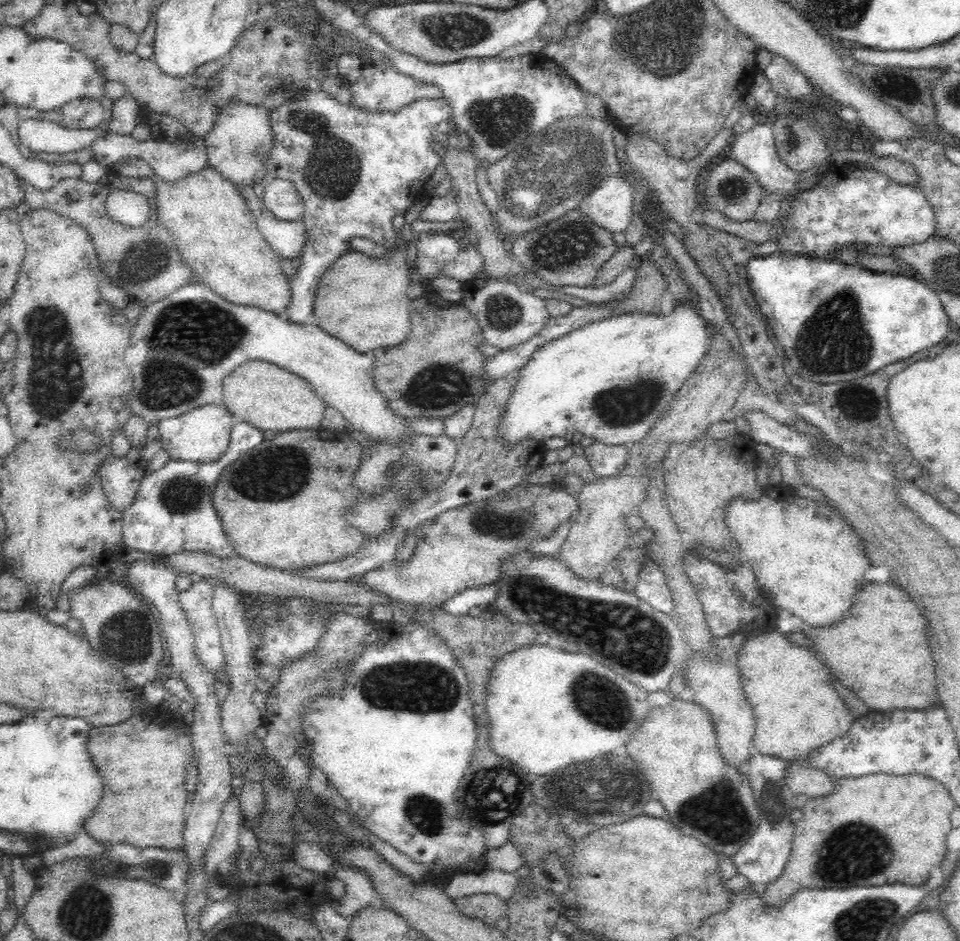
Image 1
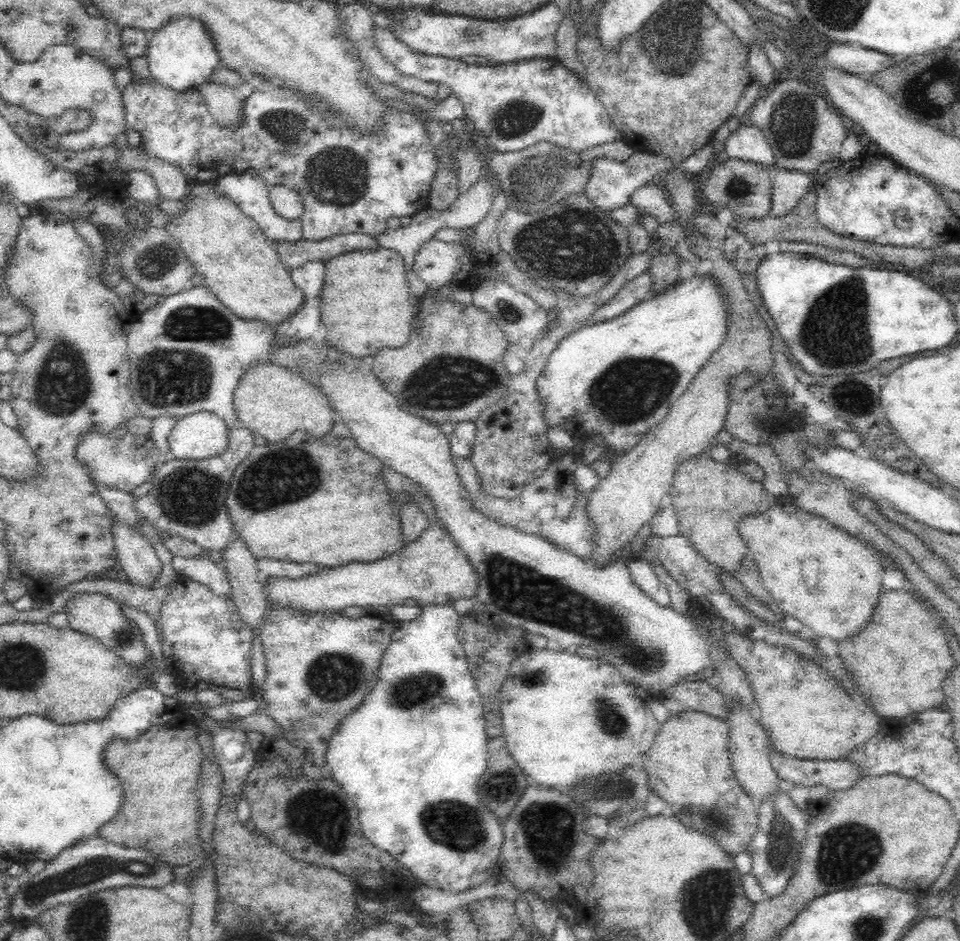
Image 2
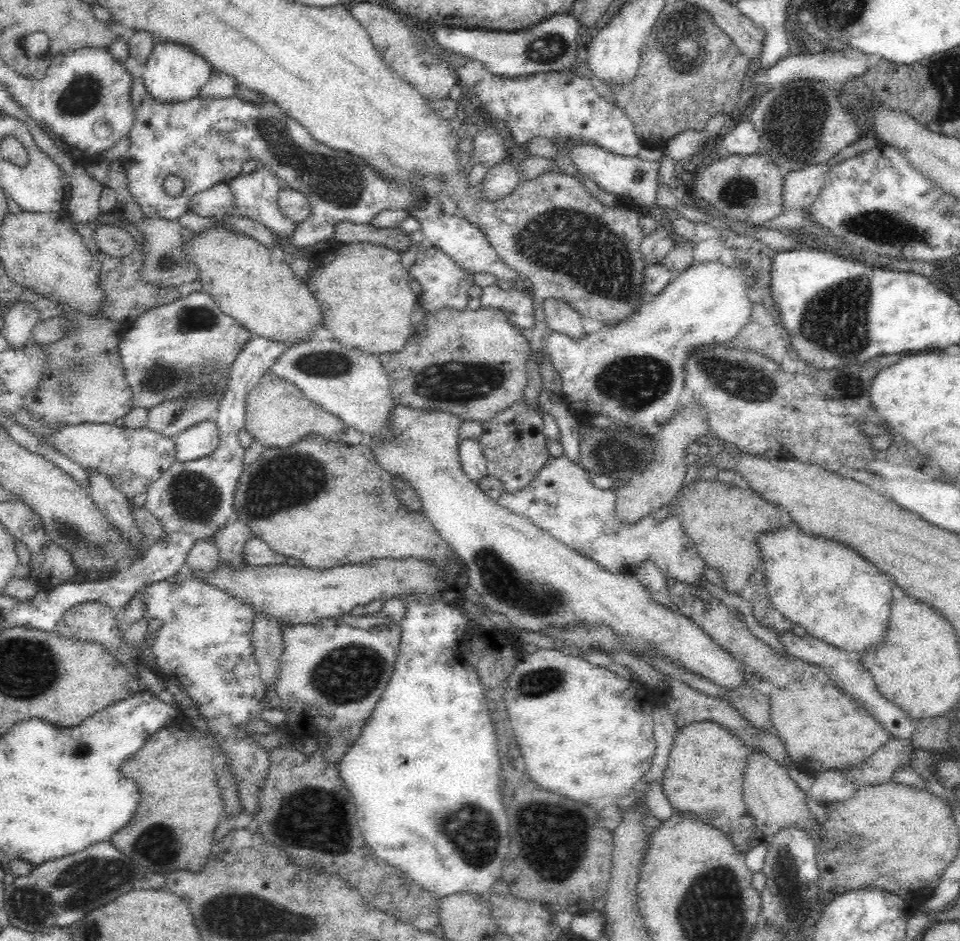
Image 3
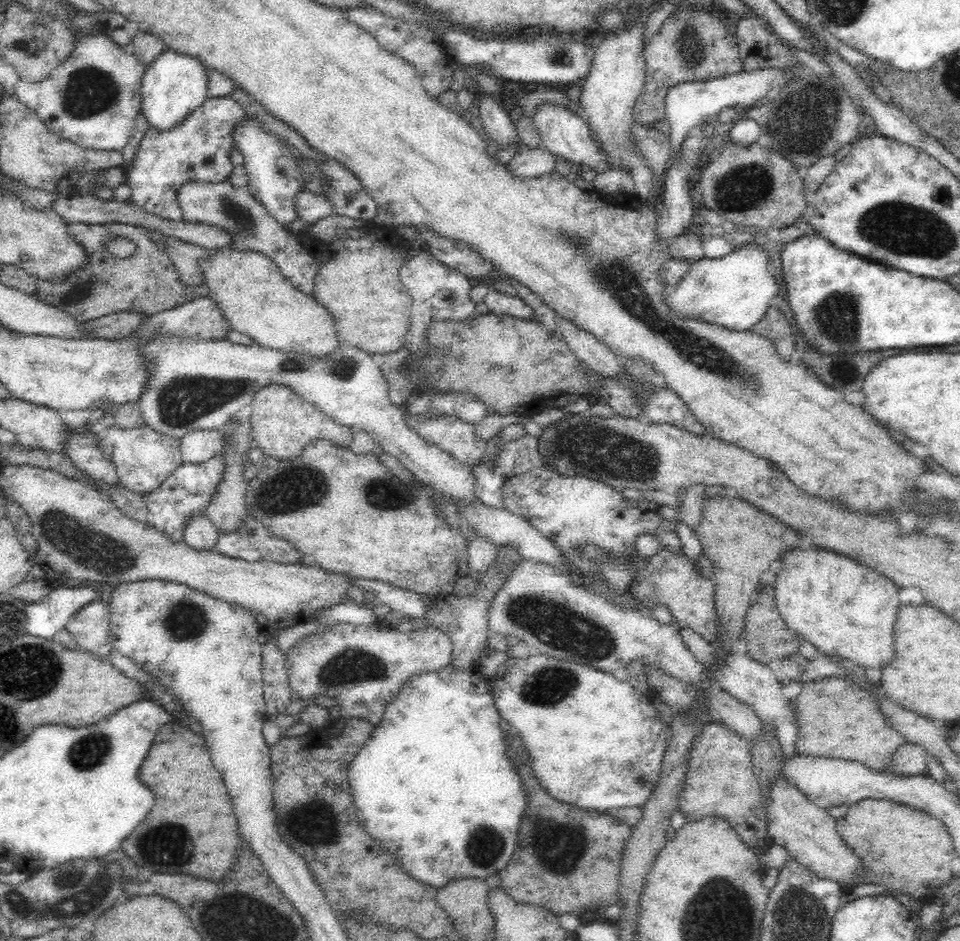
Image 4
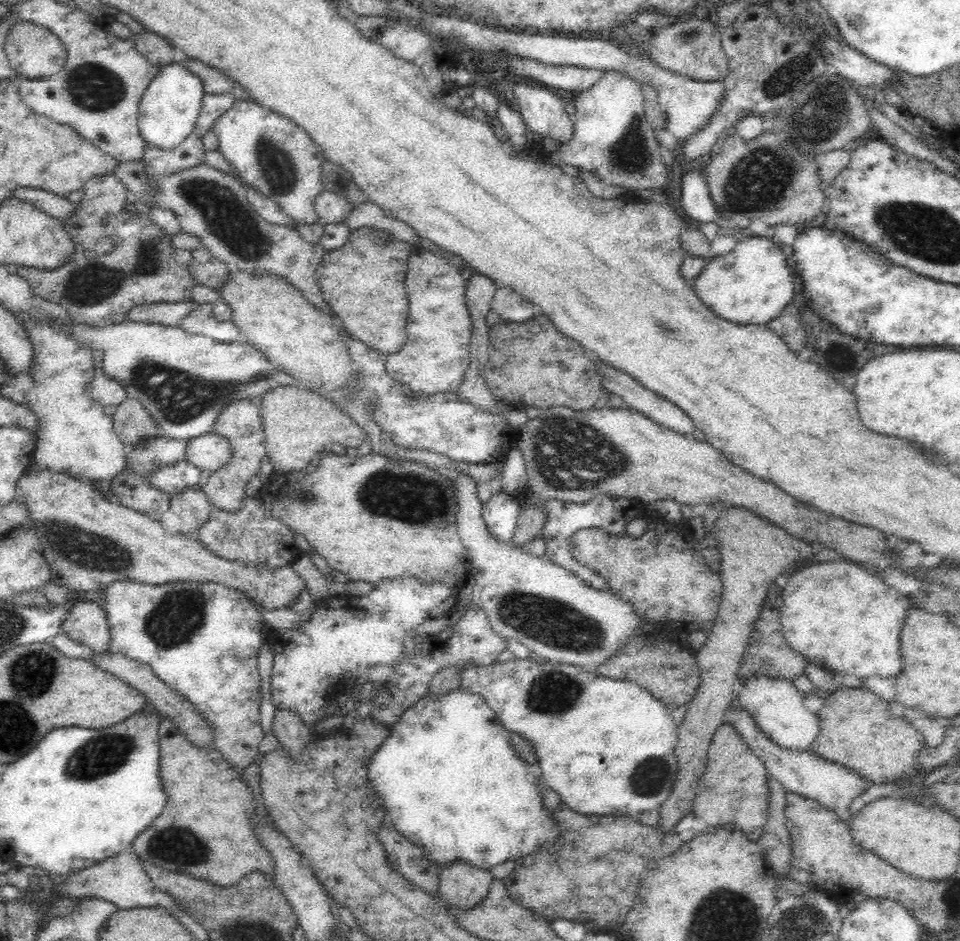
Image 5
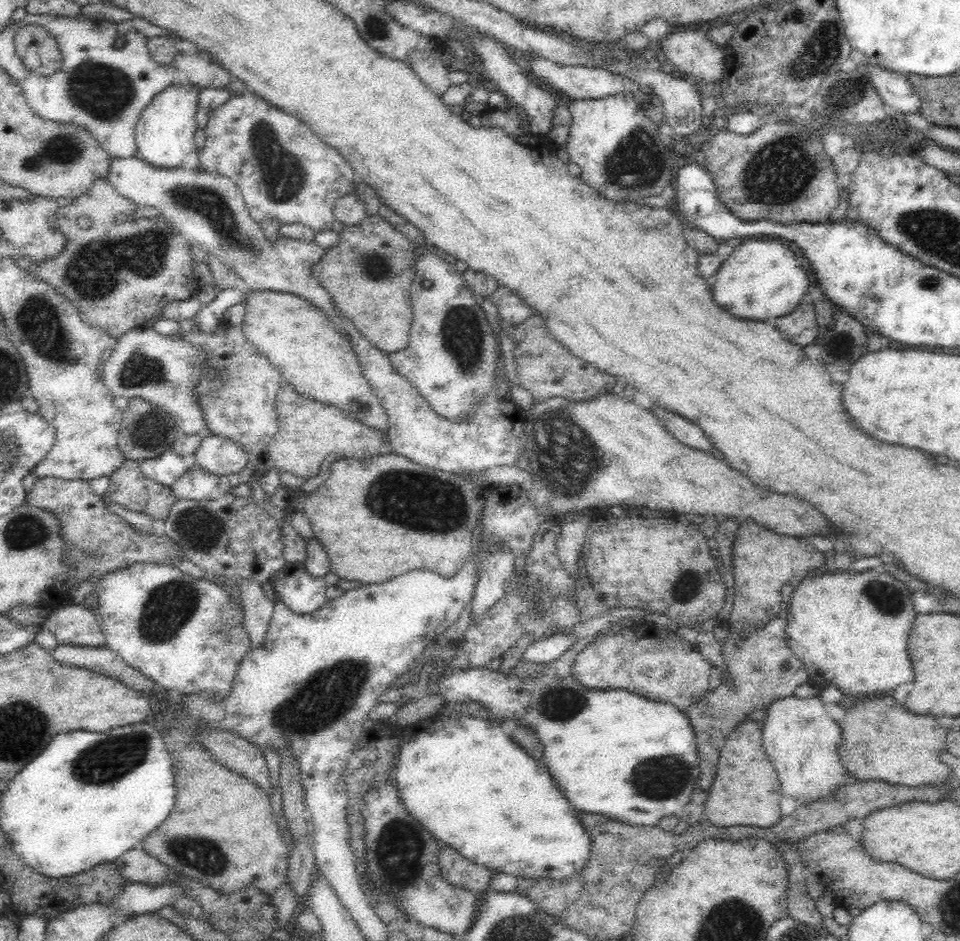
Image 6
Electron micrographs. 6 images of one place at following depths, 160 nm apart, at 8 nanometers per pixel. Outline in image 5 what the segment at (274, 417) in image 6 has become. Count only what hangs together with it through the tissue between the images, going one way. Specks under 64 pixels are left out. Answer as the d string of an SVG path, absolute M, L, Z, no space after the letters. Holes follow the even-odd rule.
M263 398L236 400L228 404L215 419L213 432L228 439L232 447L233 458L229 463L220 467L201 488L210 499L212 506L226 512L234 512L240 508L242 498L245 498L246 484L260 470L261 464L268 459L265 451L265 432L262 424Z

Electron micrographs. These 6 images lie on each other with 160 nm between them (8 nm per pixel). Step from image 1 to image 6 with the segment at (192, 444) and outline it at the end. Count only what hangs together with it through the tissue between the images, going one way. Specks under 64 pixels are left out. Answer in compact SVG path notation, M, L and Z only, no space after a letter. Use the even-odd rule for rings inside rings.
M209 434L195 452L195 464L218 476L237 475L248 464L248 451L228 437Z

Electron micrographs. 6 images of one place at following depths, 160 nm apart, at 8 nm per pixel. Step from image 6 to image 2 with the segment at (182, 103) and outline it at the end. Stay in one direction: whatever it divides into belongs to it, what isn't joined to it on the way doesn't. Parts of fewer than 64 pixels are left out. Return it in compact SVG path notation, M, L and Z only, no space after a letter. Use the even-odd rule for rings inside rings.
M190 18L170 20L158 29L147 44L145 55L150 80L176 92L198 90L198 86L208 81L215 69L222 65L206 25Z

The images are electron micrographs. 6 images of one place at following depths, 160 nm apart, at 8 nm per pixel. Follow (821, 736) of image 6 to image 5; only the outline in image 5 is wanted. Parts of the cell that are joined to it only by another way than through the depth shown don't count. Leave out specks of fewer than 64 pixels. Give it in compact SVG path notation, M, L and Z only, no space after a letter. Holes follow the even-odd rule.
M766 676L750 677L738 692L739 704L746 709L766 738L779 747L790 751L808 752L813 750L821 724L819 716L804 705L805 695L786 679Z

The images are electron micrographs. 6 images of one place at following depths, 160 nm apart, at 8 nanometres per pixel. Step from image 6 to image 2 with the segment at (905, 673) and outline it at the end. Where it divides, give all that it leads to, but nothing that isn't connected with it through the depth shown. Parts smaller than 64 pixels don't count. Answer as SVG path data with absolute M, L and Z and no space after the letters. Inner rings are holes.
M778 504L765 513L745 516L738 530L774 602L784 614L811 628L816 640L830 637L840 642L870 622L883 579L883 563L872 547L796 505Z

